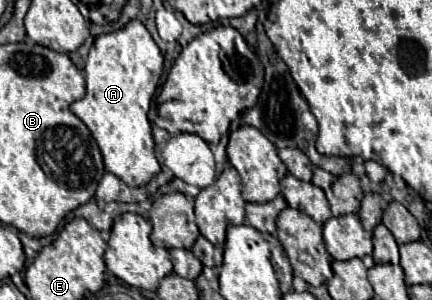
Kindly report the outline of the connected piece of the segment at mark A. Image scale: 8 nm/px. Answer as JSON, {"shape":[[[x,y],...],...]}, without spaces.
{"shape":[[[130,21],[120,31],[96,37],[96,41],[88,53],[86,67],[84,67],[86,85],[88,85],[86,95],[80,101],[74,101],[70,105],[72,113],[86,123],[92,137],[96,139],[98,147],[102,151],[102,157],[104,157],[106,171],[114,173],[128,187],[142,187],[142,185],[150,183],[150,179],[154,179],[160,173],[160,163],[158,163],[156,151],[154,151],[152,127],[148,121],[148,109],[150,109],[150,101],[156,93],[162,71],[164,71],[162,53],[158,49],[158,45],[154,43],[152,35],[140,21]]]}

